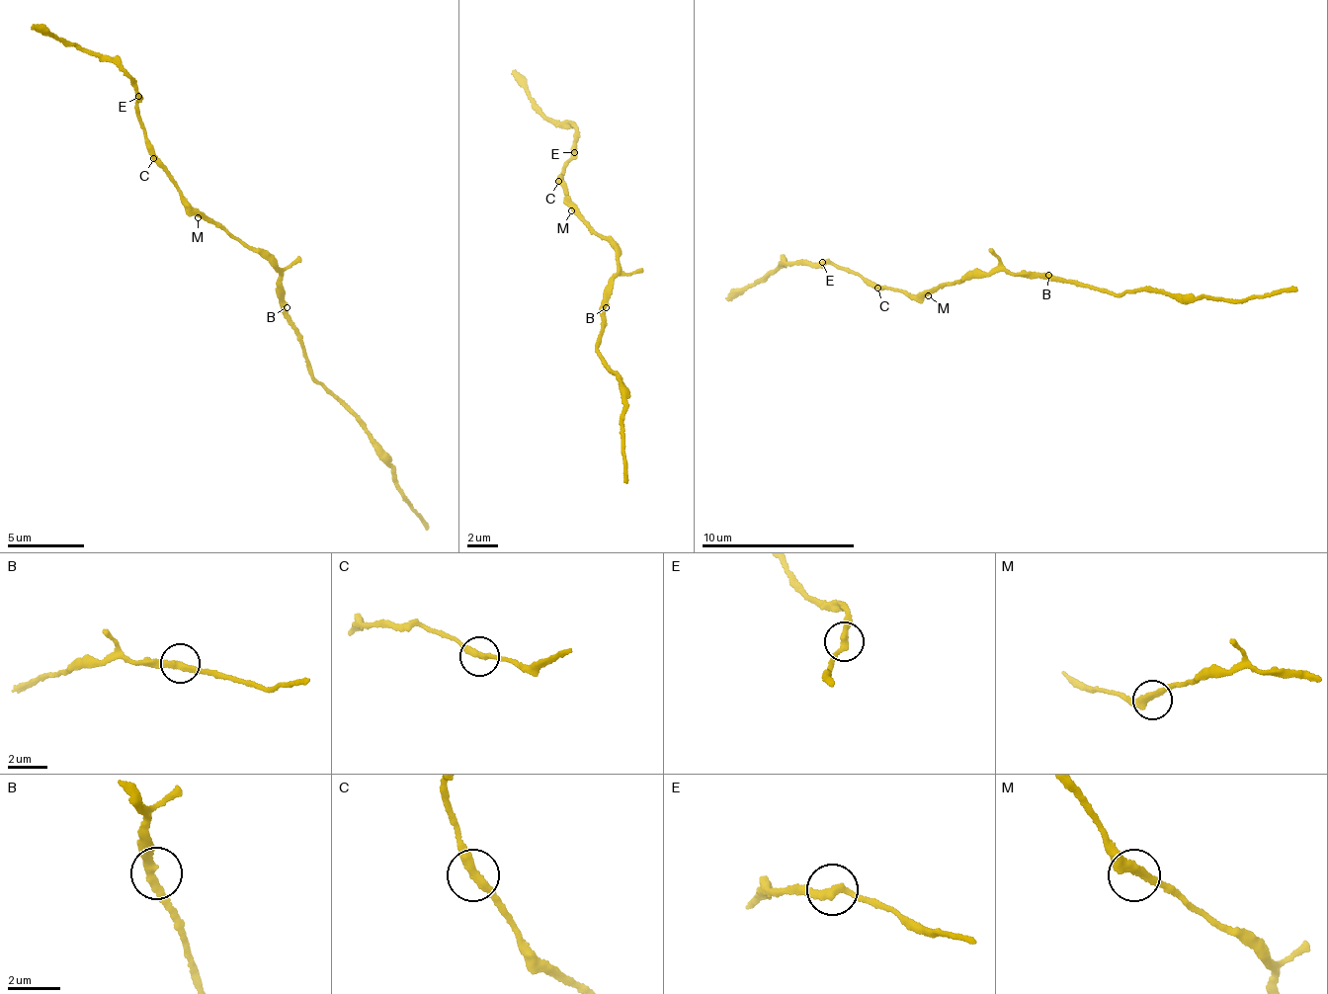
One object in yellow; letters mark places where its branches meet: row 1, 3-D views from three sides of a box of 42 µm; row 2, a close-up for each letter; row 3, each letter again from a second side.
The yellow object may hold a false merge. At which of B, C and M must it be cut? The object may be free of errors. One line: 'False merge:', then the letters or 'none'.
False merge: C

